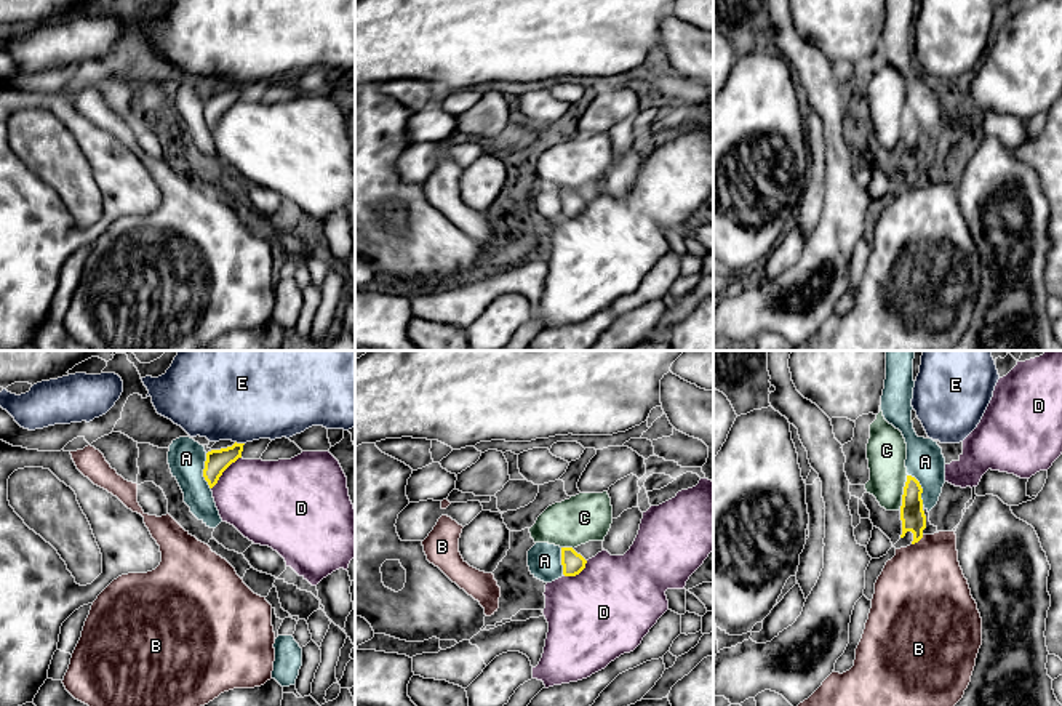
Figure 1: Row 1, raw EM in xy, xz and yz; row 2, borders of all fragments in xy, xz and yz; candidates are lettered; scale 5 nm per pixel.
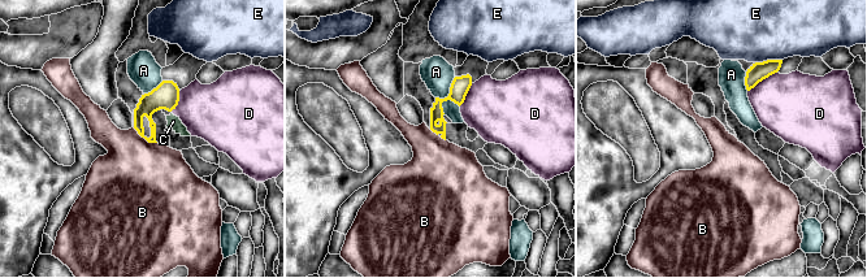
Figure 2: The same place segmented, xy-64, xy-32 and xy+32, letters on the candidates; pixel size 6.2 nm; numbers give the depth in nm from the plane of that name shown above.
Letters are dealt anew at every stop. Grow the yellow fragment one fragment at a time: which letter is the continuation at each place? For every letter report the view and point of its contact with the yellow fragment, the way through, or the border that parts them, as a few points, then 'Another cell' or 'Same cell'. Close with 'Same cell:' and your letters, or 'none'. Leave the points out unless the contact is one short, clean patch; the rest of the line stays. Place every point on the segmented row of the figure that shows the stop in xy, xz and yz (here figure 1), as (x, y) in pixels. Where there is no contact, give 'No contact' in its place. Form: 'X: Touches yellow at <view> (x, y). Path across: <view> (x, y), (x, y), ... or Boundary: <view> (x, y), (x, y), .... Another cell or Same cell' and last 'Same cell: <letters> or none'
A: Touches yellow at xy (203, 471). Boundary: xy (205, 453), (203, 479), (210, 489). Another cell
B: Touches yellow at yz (917, 541). Boundary: yz (923, 535), (912, 545). Another cell
C: Touches yellow at yz (904, 492). Boundary: yz (907, 474), (899, 509). Another cell
D: Touches yellow at xy (223, 471). Another cell
E: Touches yellow at xy (240, 444). Boundary: xy (235, 441), (243, 444). Another cell
Same cell: none

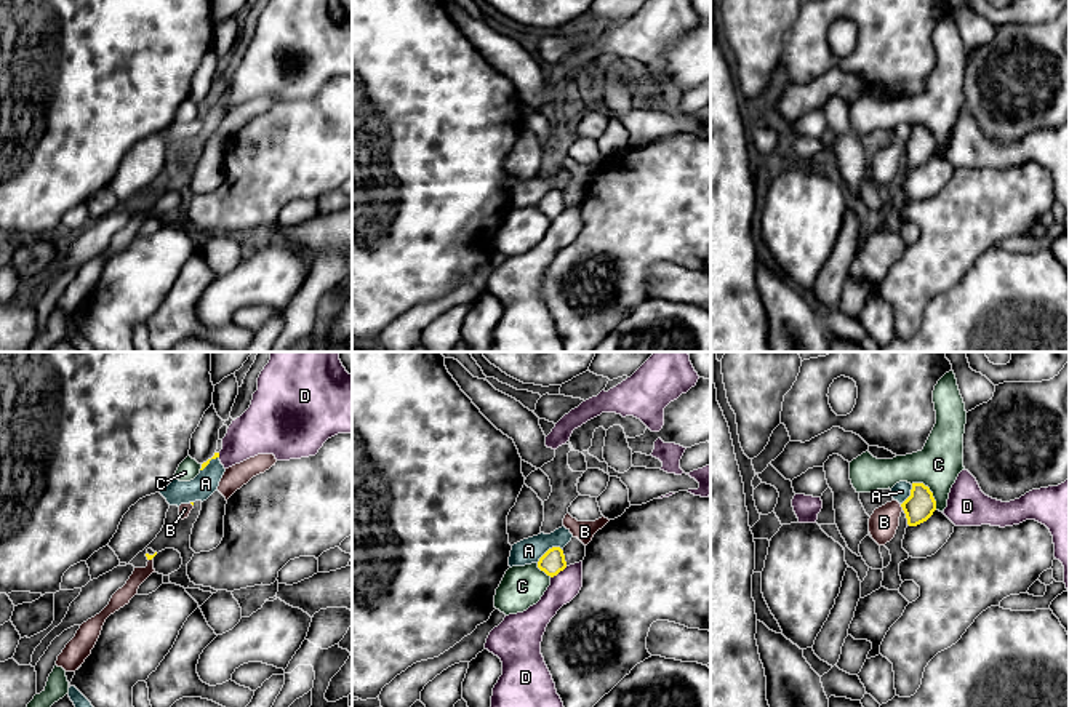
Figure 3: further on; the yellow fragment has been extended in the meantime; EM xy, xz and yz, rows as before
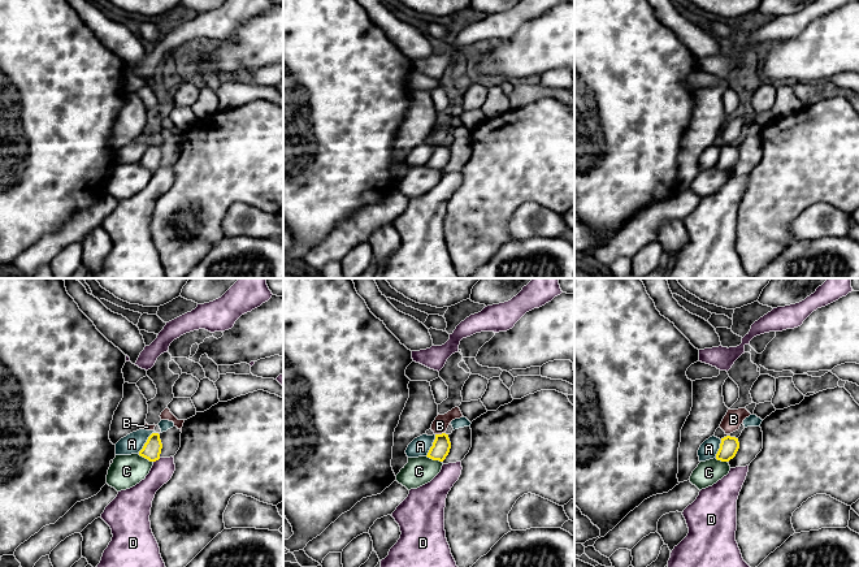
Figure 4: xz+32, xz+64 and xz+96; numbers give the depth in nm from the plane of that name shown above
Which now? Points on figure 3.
A: Touches yellow at xz (548, 551). Boundary: xz (560, 547), (551, 547), (536, 562). Another cell
B: Touches yellow at yz (901, 506). Boundary: yz (900, 504), (903, 509). Another cell
C: Touches yellow at yz (930, 491). Another cell
D: Touches yellow at xz (559, 571). Boundary: xz (567, 567), (551, 578). Another cell
Same cell: none

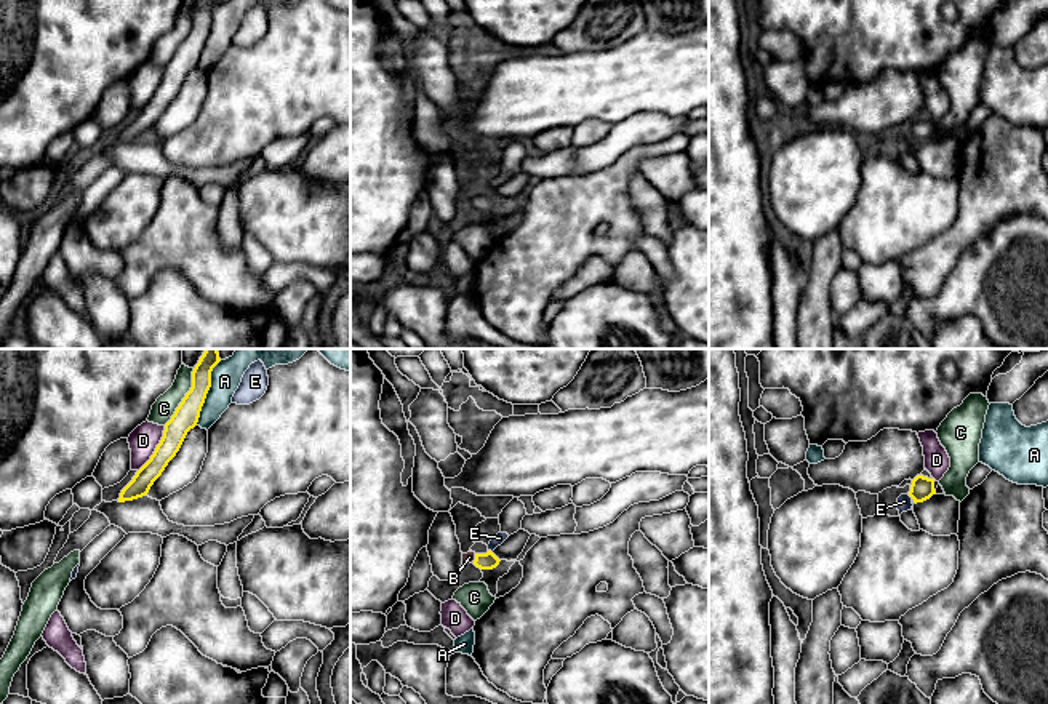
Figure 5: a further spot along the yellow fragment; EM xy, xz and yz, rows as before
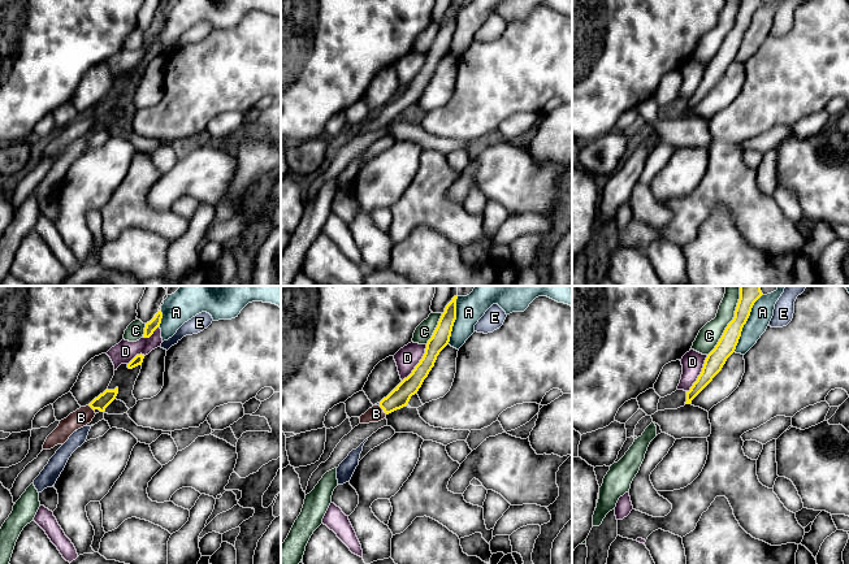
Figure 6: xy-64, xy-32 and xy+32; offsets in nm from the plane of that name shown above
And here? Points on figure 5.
A: Touches yellow at xy (207, 392). Boundary: xy (221, 360), (212, 372), (212, 386), (196, 424). Another cell
B: Touches yellow at xz (476, 557). Path across: xz (488, 560), (476, 557), (469, 557). Same cell
C: Touches yellow at xy (184, 397). Another cell
D: Touches yellow at xy (156, 448). Boundary: xy (165, 426), (154, 453), (138, 471). Another cell
E: Touches yellow at xz (490, 551). Boundary: xz (488, 549), (492, 552). Another cell
Same cell: B

